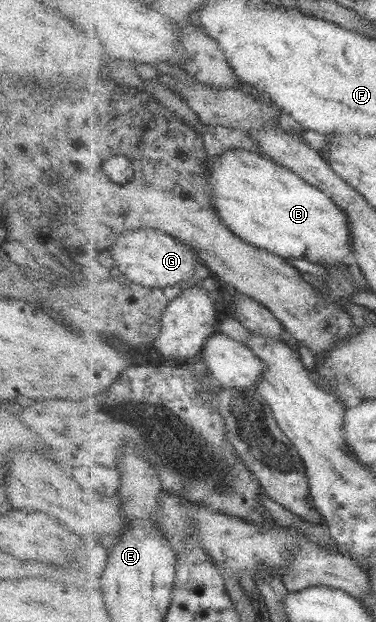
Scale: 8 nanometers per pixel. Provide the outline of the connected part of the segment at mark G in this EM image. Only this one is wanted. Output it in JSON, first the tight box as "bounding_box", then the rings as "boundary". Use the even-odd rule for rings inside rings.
{"bounding_box":[101,228,200,288],"boundary":[[[137,228],[126,231],[118,243],[104,254],[101,264],[112,267],[113,271],[128,275],[133,282],[149,288],[177,286],[180,282],[192,279],[196,273],[196,263],[200,260],[197,252],[182,240],[165,231],[154,228]],[[112,251],[112,253],[110,253]],[[116,267],[116,269],[114,269]]]}

